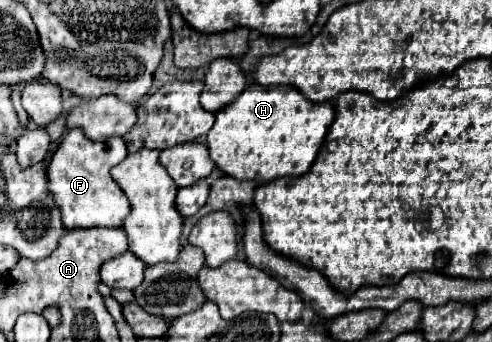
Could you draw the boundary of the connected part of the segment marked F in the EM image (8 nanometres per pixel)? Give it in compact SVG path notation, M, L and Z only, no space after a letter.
M68 130L48 164L48 190L54 204L62 212L62 224L68 230L74 228L120 228L130 212L130 204L122 190L112 180L110 170L128 156L126 142L122 138L110 138L106 142L94 142L82 134L82 130Z

